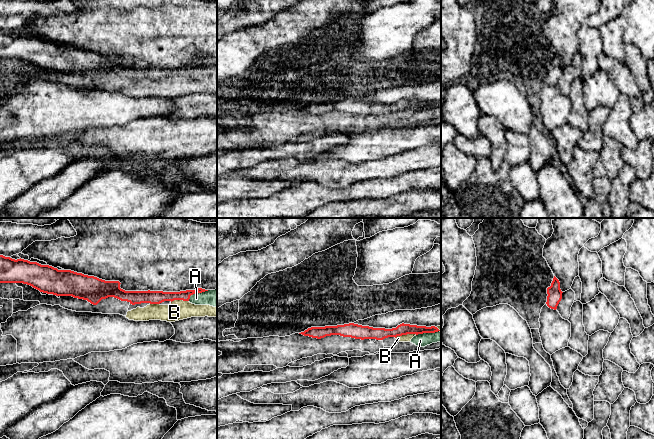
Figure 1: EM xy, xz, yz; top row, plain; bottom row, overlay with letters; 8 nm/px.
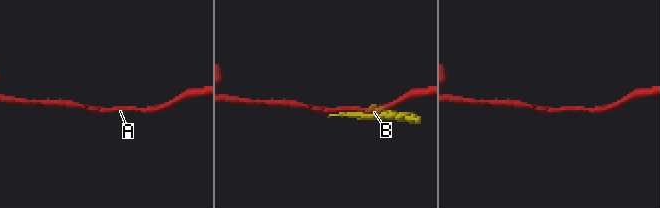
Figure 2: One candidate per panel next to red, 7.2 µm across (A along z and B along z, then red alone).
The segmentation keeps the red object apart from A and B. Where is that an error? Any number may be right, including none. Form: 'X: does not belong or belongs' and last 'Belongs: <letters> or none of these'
A: does not belong
B: does not belong
Belongs: none of these

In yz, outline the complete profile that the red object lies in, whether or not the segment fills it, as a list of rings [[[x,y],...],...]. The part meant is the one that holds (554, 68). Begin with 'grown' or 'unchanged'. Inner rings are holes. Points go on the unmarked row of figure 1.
unchanged; [[[554,52],[551,62],[547,64],[547,82],[551,85],[556,86],[559,78],[562,75],[562,67],[560,65],[560,58]]]

